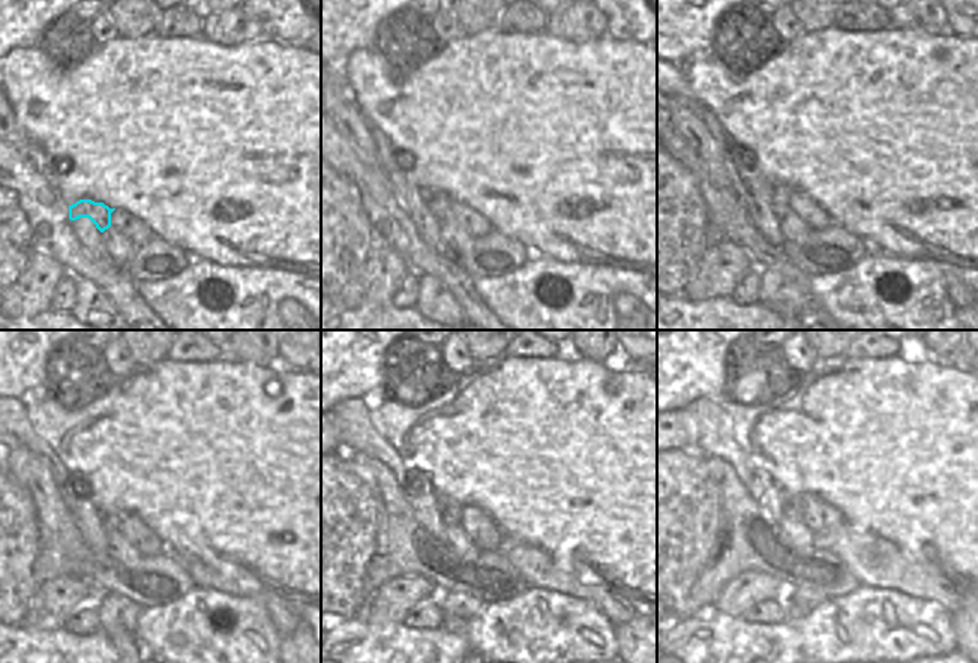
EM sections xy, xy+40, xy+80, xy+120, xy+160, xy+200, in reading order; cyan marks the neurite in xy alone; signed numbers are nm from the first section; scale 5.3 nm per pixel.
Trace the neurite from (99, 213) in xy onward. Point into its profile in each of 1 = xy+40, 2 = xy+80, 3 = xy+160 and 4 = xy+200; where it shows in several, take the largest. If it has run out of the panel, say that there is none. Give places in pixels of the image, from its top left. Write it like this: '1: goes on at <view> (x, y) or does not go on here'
1: goes on at xy+40 (440, 204)
2: goes on at xy+80 (780, 197)
3: goes on at xy+160 (450, 513)
4: goes on at xy+200 (792, 506)

